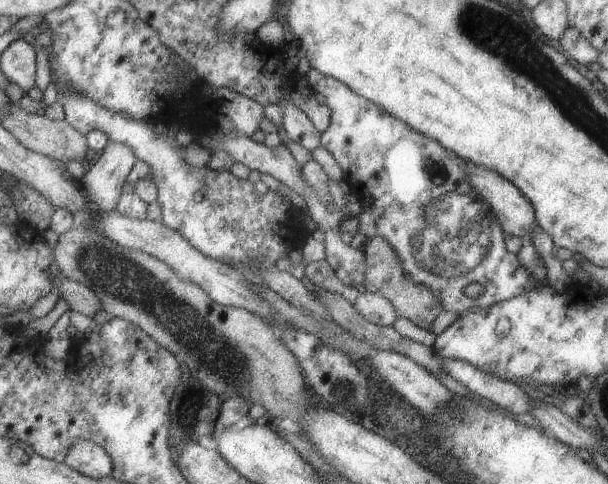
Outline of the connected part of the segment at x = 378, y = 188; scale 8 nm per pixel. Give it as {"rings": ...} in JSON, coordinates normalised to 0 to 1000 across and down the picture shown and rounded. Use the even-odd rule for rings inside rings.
{"rings":[[[512,140],[502,165],[518,194],[531,194],[535,215],[544,227],[544,256],[528,277],[528,306],[535,306],[558,339],[564,376],[574,384],[577,401],[584,401],[590,417],[610,434],[620,483],[650,512],[663,558],[676,570],[676,579],[683,579],[683,587],[696,587],[712,599],[719,620],[729,628],[729,645],[758,649],[771,636],[801,636],[817,624],[867,607],[887,591],[870,558],[857,550],[850,525],[831,517],[824,463],[811,455],[794,421],[771,401],[775,384],[765,368],[765,331],[758,322],[738,314],[719,289],[709,289],[706,281],[673,264],[627,219],[587,198],[551,161],[531,157]],[[725,405],[762,405],[762,446],[768,455],[765,467],[771,488],[794,483],[804,496],[794,537],[768,566],[755,566],[748,574],[702,562],[689,554],[686,537],[679,533],[676,496],[706,467],[699,430],[715,413],[725,413]]]}

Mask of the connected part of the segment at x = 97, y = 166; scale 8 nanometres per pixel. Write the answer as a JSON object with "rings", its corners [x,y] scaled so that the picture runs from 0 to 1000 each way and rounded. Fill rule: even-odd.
{"rings":[[[186,289],[176,293],[166,322],[133,368],[143,413],[156,438],[183,438],[192,430],[192,413],[206,388],[206,368],[222,335],[225,326],[219,306],[192,298]]]}

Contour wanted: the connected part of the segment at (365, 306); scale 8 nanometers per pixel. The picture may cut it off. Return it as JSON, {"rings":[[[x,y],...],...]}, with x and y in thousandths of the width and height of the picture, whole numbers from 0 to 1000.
{"rings":[[[604,603],[590,607],[581,624],[581,636],[594,657],[600,657],[604,665],[620,669],[627,678],[643,674],[646,661],[653,657],[650,636],[640,628],[640,620],[633,620],[630,612],[620,612],[620,607],[604,607]]]}

